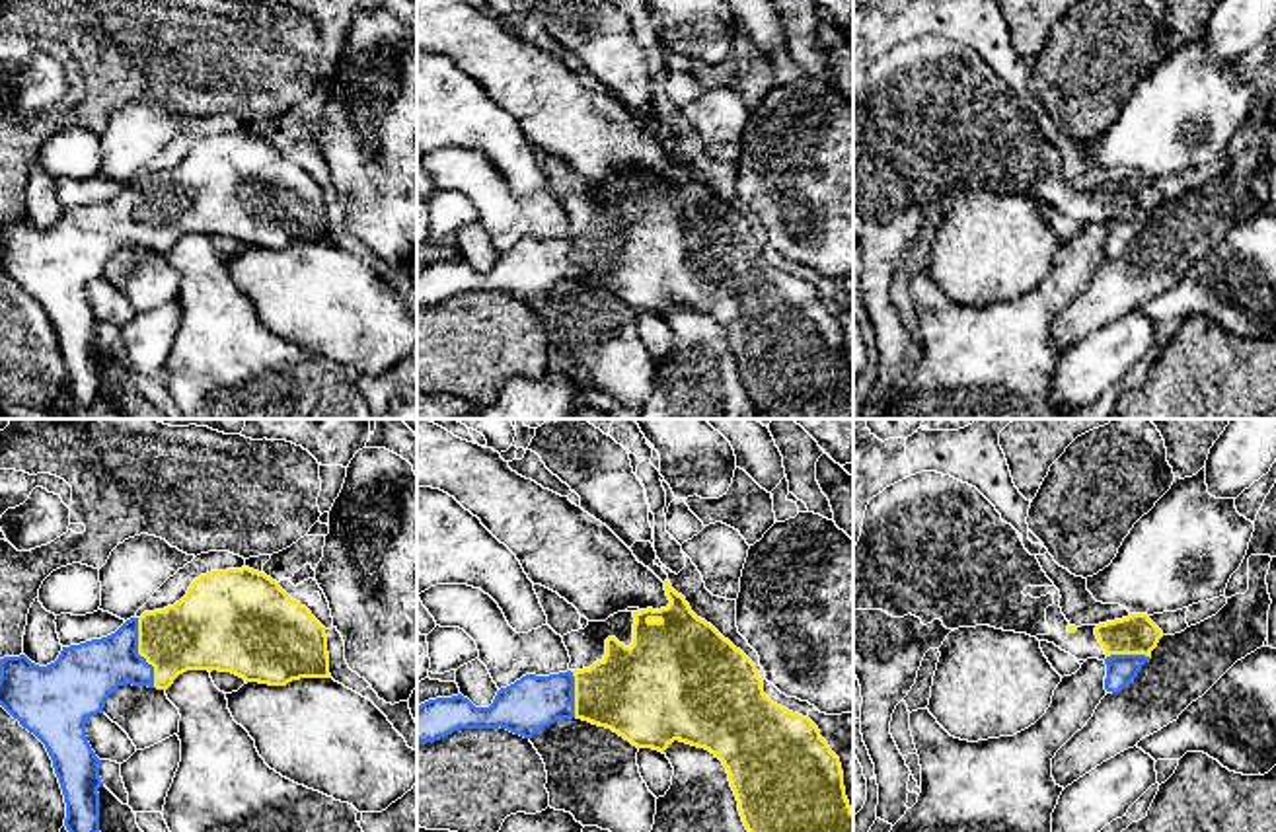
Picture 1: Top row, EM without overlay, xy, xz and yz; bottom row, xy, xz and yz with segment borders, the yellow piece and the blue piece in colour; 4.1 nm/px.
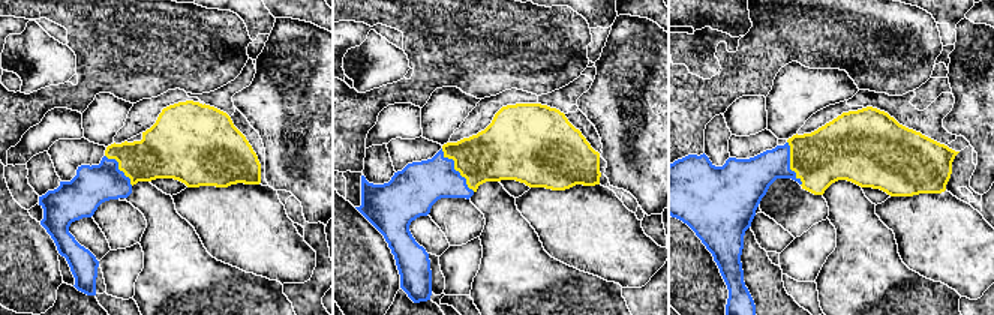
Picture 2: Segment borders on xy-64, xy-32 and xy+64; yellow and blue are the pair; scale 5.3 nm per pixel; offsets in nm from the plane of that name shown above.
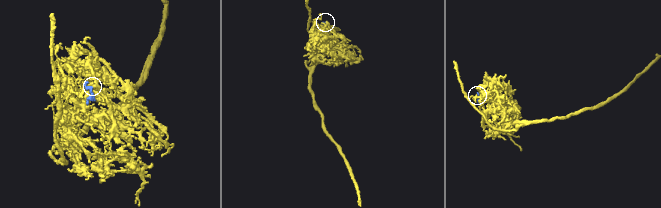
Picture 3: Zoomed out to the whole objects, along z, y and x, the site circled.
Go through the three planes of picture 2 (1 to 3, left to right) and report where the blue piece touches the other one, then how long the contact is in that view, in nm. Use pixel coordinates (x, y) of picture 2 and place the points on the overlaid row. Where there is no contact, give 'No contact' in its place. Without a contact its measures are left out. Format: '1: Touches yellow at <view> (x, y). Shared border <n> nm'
1: Touches yellow at xy-64 (119, 168). Shared border 220 nm
2: Touches yellow at xy-32 (456, 170). Shared border 300 nm
3: Touches yellow at xy+64 (790, 164). Shared border 260 nm

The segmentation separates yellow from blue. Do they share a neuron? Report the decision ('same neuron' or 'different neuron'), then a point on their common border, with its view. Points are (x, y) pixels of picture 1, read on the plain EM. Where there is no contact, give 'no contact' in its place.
same neuron; meets yellow in xy at (139, 217)

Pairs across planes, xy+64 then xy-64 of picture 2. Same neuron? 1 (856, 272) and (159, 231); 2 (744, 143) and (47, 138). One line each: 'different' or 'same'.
1: same
2: different

